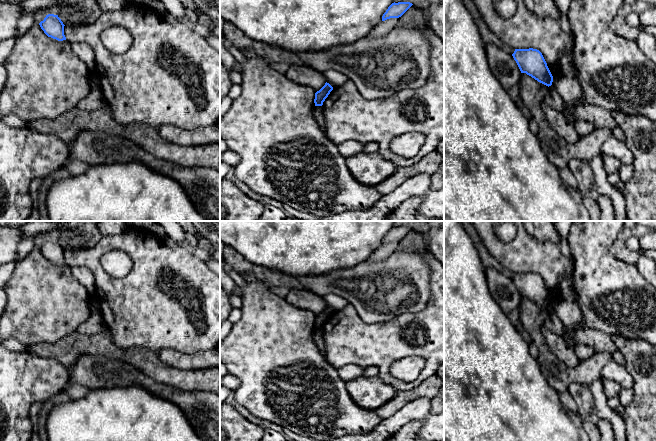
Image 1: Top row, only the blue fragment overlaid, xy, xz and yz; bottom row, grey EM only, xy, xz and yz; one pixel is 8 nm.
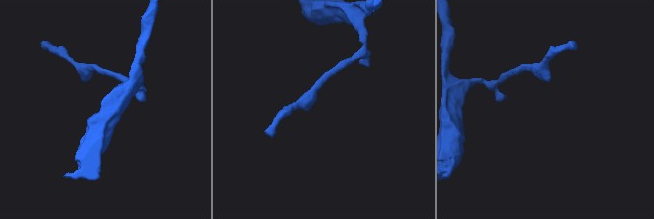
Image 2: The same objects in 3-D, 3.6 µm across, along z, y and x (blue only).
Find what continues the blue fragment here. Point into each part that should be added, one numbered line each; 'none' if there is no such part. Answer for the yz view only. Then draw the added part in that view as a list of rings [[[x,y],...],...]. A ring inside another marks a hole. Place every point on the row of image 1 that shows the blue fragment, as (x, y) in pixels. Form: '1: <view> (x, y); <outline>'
none

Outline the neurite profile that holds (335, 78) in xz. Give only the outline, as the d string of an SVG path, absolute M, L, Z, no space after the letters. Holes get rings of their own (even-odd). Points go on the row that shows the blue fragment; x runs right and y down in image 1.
M334 69L325 71L323 75L326 79L326 82L329 83L333 88L338 87L349 80L344 73L336 71Z

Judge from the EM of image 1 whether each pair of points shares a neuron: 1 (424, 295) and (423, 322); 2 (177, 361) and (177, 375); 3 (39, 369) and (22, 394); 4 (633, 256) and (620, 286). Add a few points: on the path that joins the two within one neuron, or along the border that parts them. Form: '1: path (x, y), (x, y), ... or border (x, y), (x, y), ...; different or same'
1: border (430, 286), (430, 299), (424, 308), (401, 314); different
2: border (157, 354), (172, 366), (200, 369); different
3: path (33, 375), (22, 388); same
4: border (610, 250), (618, 259), (635, 264); different

